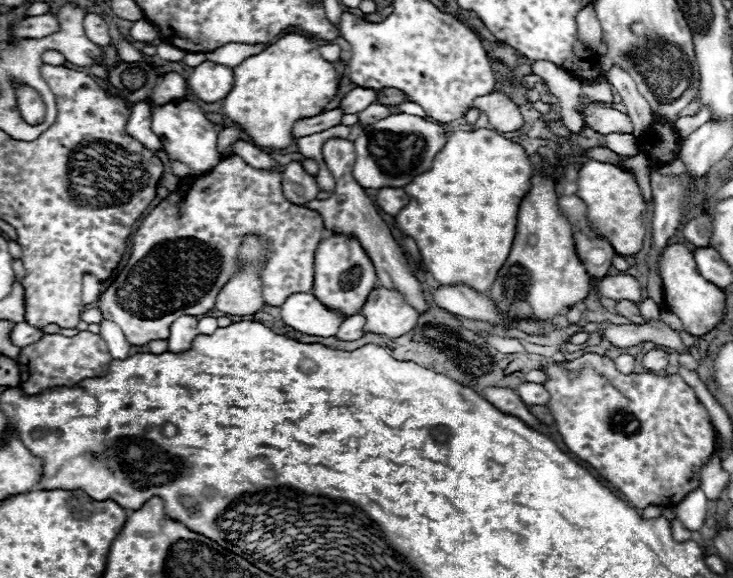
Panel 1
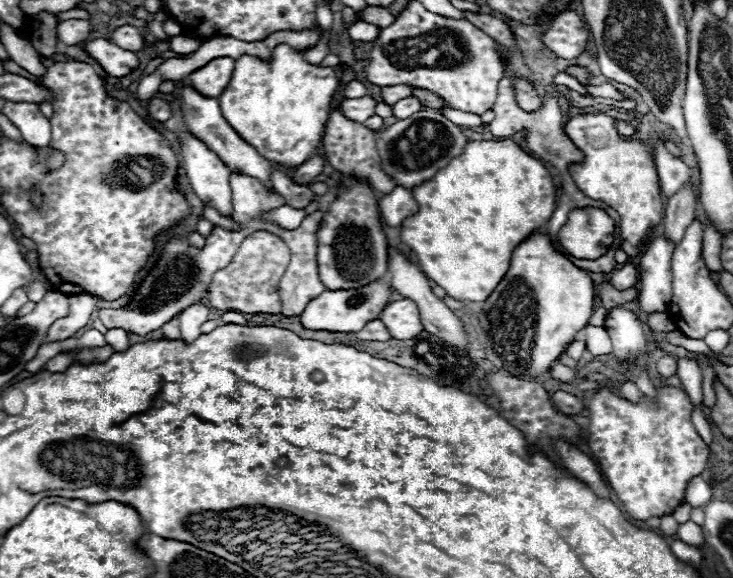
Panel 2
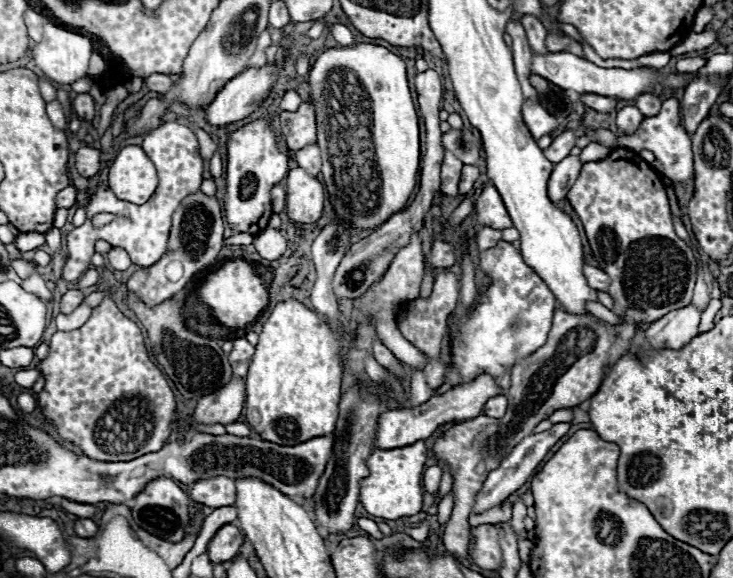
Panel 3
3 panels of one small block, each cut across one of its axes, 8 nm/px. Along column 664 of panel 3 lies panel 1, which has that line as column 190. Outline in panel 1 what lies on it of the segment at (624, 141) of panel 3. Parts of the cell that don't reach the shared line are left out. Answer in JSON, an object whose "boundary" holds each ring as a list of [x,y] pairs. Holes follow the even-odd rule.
{"boundary":[[[174,100],[170,104],[164,104],[160,108],[152,108],[152,130],[160,136],[164,150],[174,158],[184,162],[190,168],[190,176],[202,176],[212,172],[212,168],[220,162],[222,154],[216,148],[216,128],[214,124],[204,116],[204,112],[198,108],[196,102],[190,100]]]}

